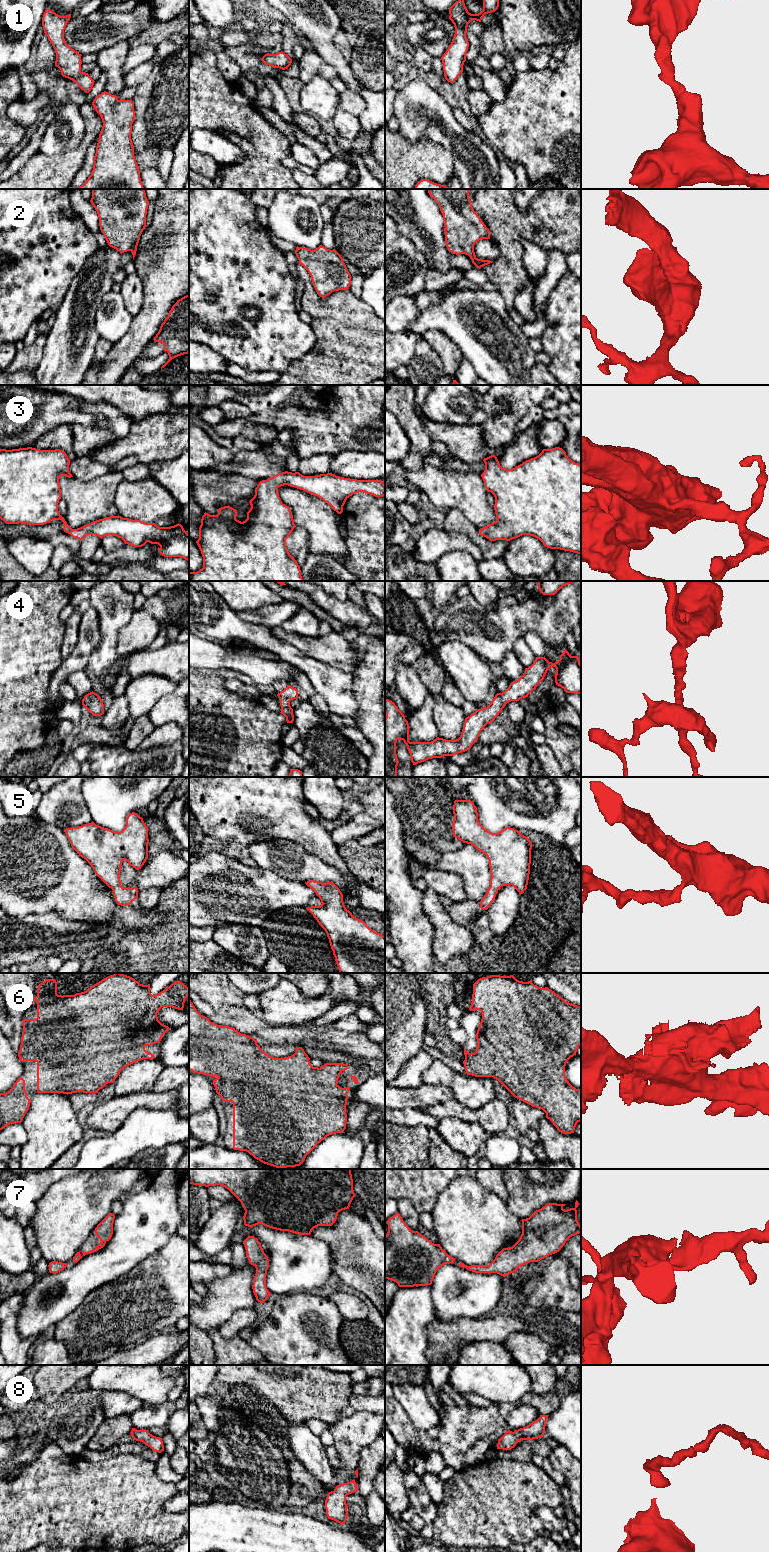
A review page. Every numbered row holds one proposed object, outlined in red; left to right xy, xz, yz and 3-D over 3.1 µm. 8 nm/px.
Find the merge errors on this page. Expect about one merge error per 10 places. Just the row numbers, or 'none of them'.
none of them

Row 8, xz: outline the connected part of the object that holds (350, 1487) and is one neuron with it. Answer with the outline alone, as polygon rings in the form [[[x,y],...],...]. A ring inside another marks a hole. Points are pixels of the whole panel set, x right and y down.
[[[355,1480],[339,1484],[335,1489],[327,1494],[325,1500],[325,1509],[328,1519],[334,1520],[341,1525],[345,1524],[348,1519],[346,1496],[357,1492]]]

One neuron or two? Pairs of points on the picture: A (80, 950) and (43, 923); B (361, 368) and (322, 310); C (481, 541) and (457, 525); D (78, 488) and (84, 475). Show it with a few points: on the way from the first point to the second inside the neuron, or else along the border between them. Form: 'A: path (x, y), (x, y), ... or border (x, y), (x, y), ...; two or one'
A: path (71, 941), (58, 937), (51, 932); one
B: path (352, 354), (350, 338), (336, 324); one
C: path (475, 536), (463, 525); one
D: border (104, 475), (87, 481), (79, 481), (73, 477); two

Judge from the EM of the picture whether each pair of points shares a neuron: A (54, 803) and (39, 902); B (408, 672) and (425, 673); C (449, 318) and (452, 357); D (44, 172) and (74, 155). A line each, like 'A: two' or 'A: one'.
A: two
B: two
C: two
D: one

